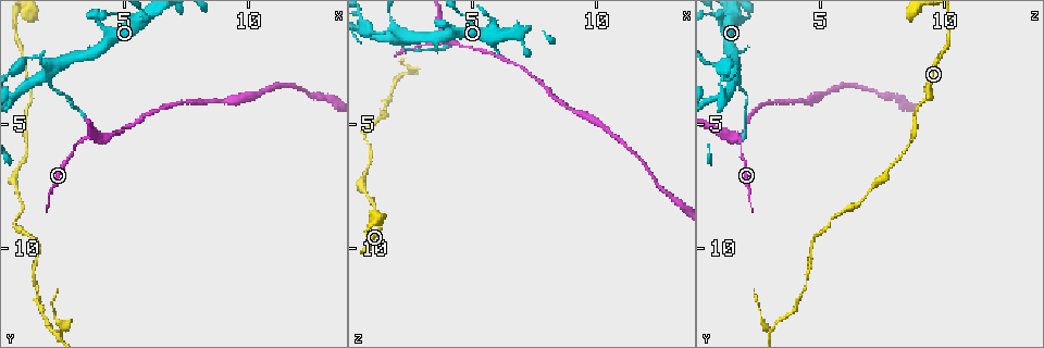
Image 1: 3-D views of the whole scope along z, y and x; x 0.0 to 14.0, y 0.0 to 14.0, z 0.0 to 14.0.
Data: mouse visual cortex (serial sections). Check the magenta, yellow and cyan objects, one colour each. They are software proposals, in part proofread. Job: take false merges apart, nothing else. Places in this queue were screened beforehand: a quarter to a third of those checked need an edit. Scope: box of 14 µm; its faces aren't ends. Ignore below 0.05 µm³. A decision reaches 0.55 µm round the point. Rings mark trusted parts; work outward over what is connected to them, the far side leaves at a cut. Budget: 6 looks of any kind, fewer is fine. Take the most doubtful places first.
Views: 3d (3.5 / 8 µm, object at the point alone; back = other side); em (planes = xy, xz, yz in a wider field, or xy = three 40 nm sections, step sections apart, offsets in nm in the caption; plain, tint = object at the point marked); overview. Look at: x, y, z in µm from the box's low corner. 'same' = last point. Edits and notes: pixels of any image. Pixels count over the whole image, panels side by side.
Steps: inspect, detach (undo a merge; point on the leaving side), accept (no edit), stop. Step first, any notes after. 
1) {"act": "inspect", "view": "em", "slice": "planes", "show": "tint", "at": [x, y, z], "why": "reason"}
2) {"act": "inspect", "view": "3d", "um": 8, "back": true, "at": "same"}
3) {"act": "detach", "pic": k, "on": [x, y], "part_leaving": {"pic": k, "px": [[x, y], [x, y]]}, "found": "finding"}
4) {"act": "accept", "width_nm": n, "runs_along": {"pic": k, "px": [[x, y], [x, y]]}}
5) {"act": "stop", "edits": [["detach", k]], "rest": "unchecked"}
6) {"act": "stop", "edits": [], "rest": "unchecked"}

{"act": "inspect", "view": "3d", "um": 8, "at": [4.0, 5.5, 1.6], "why": "three-way junction"}

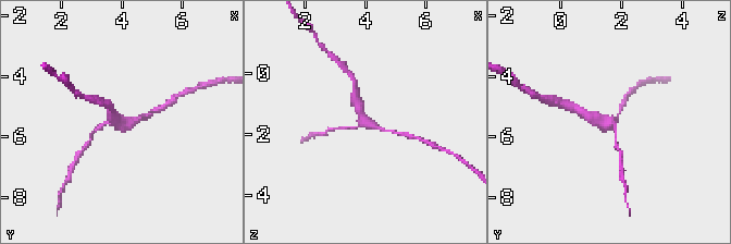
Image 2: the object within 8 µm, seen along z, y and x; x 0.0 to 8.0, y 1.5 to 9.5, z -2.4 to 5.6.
{"act": "inspect", "view": "em", "slice": "planes", "show": "tint", "at": [3.9, 5.5, 1.7], "arms": 3, "arm_widths_nm": [150, 150, 350]}

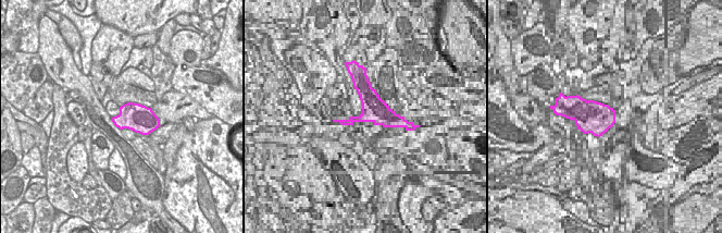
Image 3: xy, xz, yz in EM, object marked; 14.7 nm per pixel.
{"act": "accept", "runs_along": {"pic": 2, "px": [[94, 133], [100, 125], [133, 121], [148, 112]]}, "found": "continuous, no second cell"}

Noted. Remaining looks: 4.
{"act": "inspect", "view": "3d", "um": 3.5, "at": [2.0, 2.7, 1.3], "why": "small branch off a trunk"}

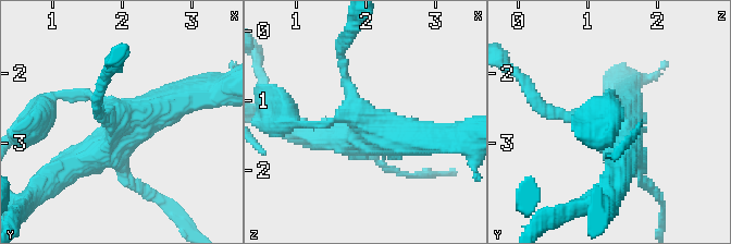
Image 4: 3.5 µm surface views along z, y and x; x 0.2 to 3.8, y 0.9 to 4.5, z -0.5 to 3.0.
{"act": "inspect", "view": "em", "slice": "xy", "step": 2, "show": "tint", "at": [2.05, 2.60, 1.35], "why": "shape alone is not enough"}

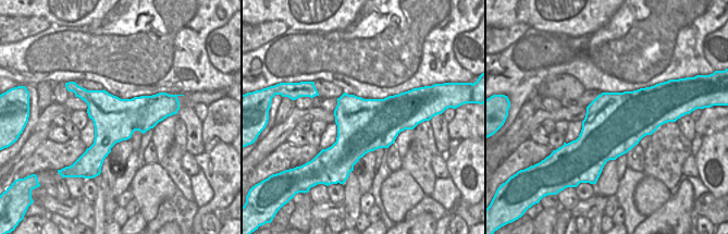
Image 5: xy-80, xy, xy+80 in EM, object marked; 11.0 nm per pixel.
{"act": "accept", "runs_along": {"pic": 4, "px": [[201, 96], [74, 162]]}, "found": "one cell here"}

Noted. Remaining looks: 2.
{"act": "inspect", "view": "3d", "um": 3.5, "at": [1.3, 11.5, 4.4], "why": "narrows sharply"}

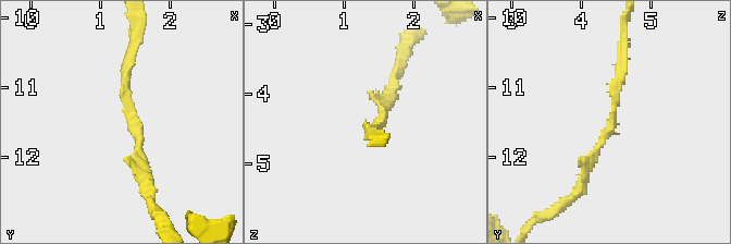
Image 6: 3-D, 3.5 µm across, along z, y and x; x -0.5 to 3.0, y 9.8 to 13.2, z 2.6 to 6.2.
{"act": "inspect", "view": "em", "slice": "xy", "step": 2, "show": "tint", "at": [1.45, 11.40, 4.45], "arm_widths_nm": [150, 150], "why": "shape alone is not enough"}

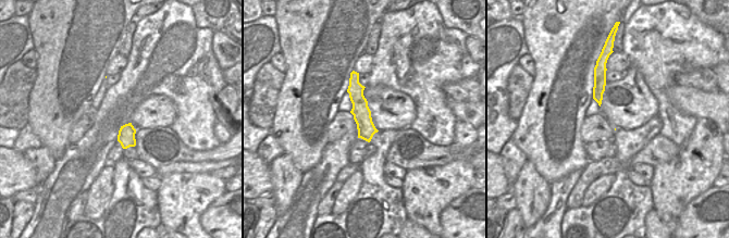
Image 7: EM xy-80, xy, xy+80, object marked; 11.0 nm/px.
{"act": "accept", "runs_along": {"pic": 7, "px": [[354, 74], [356, 96], [368, 138]]}, "found": "all the same cell"}

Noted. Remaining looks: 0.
{"act": "stop", "edits": [], "rest": "unchecked"}

